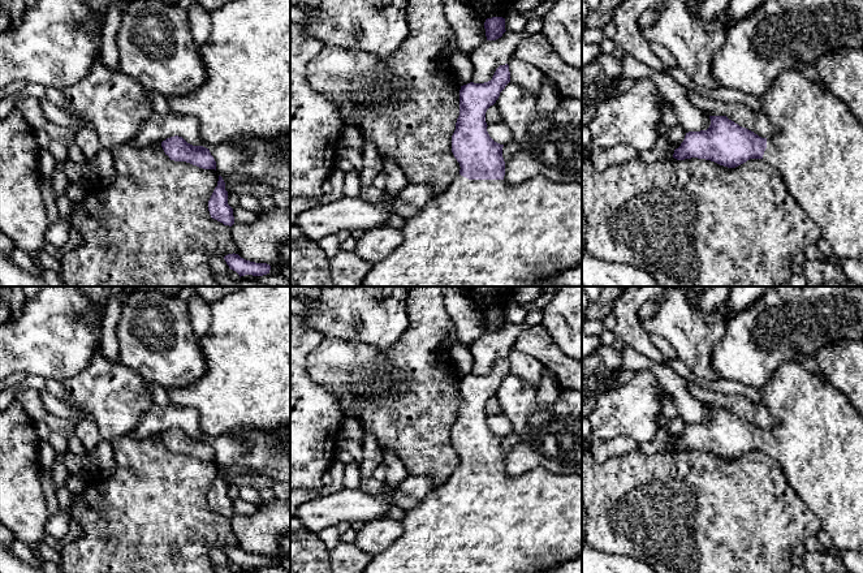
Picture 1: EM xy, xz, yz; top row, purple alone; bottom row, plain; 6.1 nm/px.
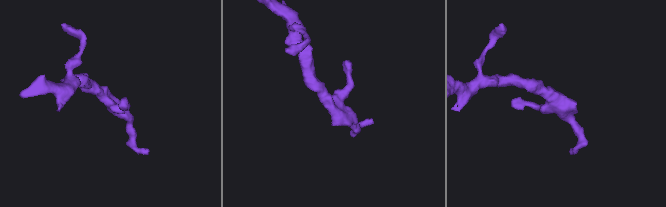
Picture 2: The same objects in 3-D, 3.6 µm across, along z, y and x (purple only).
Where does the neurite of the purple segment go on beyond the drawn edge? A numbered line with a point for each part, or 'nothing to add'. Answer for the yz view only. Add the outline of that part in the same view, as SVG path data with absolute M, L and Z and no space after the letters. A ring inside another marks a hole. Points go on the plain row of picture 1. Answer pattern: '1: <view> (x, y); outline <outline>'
1: yz (818, 440); outline M784 362L772 380L760 389L763 405L774 415L777 425L767 430L763 452L773 457L795 494L819 518L821 530L829 534L833 546L863 555L863 417L843 393L801 362Z

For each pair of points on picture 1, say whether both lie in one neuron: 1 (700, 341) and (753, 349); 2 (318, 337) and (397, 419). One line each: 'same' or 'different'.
1: different
2: different

